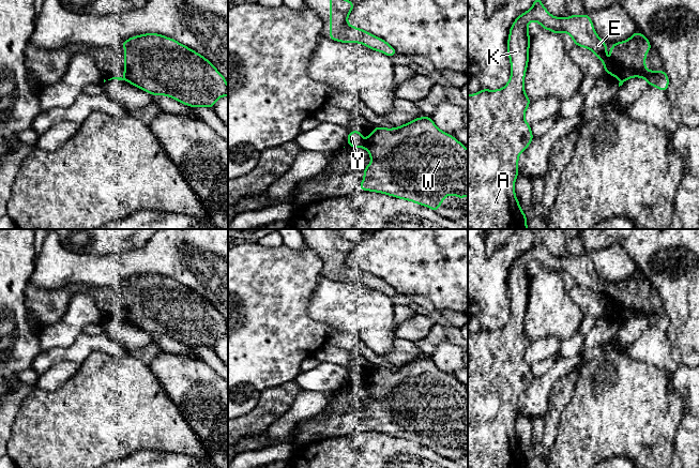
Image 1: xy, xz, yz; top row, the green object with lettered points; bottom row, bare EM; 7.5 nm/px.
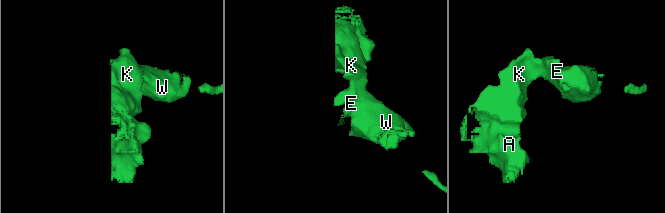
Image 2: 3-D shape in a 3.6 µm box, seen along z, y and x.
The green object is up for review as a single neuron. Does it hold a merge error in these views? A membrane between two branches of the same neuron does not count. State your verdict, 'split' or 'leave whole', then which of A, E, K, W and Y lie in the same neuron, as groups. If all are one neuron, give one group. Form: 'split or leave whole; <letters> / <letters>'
split; A E K W / Y

